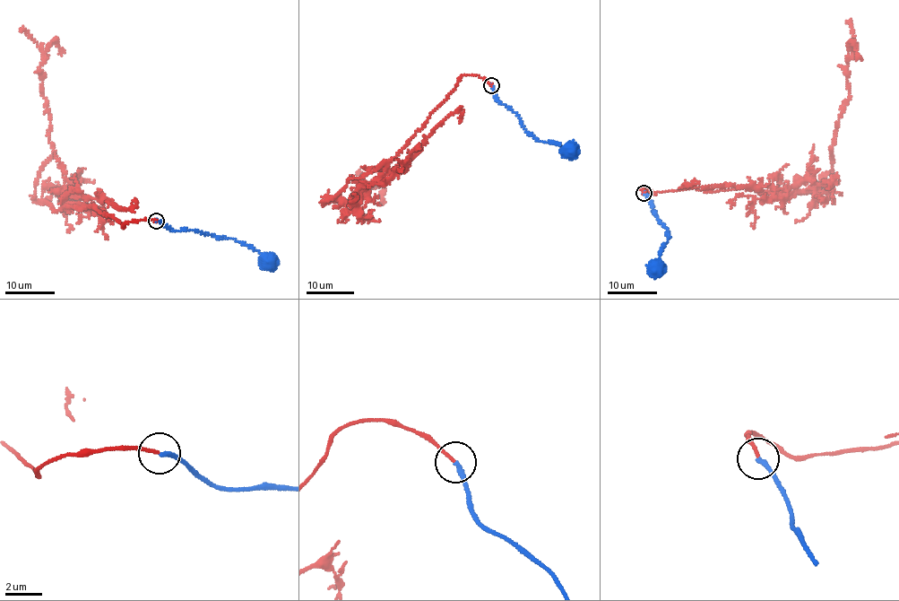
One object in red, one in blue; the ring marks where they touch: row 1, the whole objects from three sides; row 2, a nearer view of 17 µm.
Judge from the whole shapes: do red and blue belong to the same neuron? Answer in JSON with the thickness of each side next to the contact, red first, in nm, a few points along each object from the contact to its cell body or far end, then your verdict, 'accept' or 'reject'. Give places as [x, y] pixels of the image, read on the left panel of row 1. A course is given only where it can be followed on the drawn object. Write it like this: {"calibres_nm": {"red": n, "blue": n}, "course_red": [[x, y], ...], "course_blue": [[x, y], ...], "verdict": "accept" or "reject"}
{"calibres_nm": {"red": 160, "blue": 240}, "course_red": [[156, 221], [123, 226], [92, 204], [55, 211], [35, 200], [52, 154], [40, 63], [54, 40], [58, 53]], "course_blue": [[156, 221], [175, 230], [193, 230], [254, 248], [271, 265]], "verdict": "reject"}

